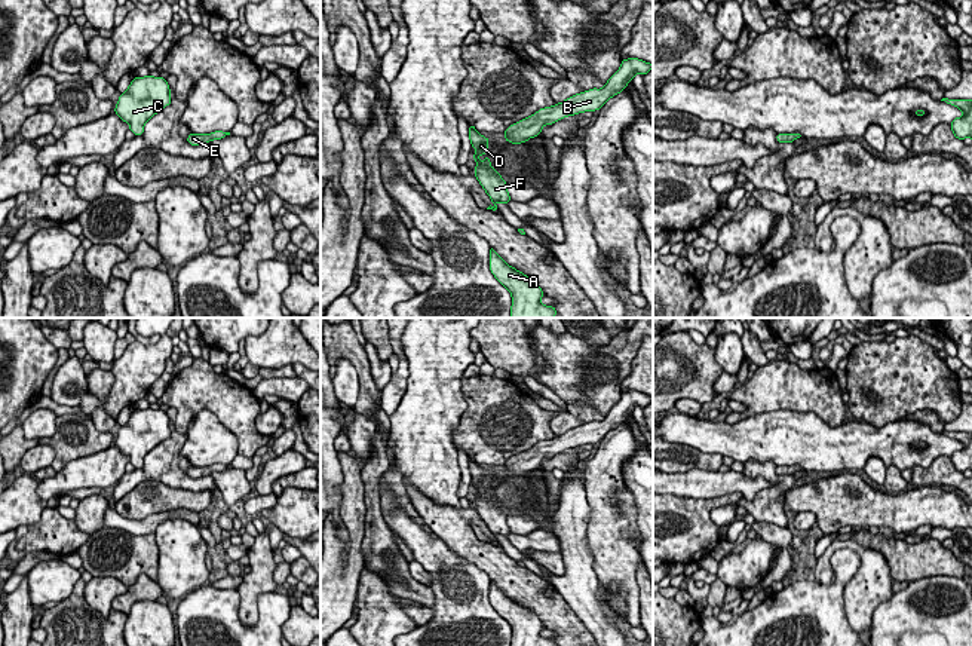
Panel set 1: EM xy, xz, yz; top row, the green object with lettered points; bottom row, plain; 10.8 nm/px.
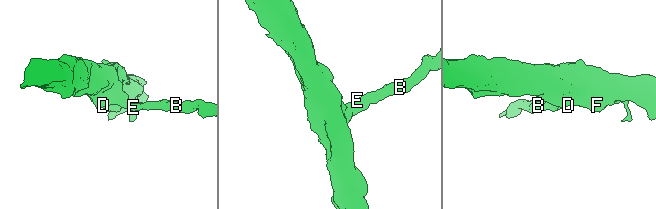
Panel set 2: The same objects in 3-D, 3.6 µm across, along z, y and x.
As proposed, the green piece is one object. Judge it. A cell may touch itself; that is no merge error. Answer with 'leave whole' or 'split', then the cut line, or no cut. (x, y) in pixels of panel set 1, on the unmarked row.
leave whole; no cut

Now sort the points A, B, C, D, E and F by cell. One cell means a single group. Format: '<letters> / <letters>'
A B C D E F

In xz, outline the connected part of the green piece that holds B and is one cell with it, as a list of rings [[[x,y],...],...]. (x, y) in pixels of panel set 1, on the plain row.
[[[638,391],[622,392],[620,401],[608,411],[602,422],[589,422],[567,431],[552,440],[540,441],[530,450],[525,450],[506,460],[505,472],[512,477],[521,477],[540,468],[545,457],[552,457],[567,448],[583,444],[601,443],[601,440],[614,428],[625,423],[626,417],[638,407],[647,407],[653,397]]]

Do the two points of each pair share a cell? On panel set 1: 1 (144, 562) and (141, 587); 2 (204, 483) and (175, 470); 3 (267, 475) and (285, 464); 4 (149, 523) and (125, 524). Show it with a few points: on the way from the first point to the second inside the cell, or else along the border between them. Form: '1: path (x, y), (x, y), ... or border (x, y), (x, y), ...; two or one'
1: border (155, 579), (141, 573), (128, 587); two
2: path (196, 483), (189, 483), (183, 477); one
3: path (272, 471), (281, 465); one
4: path (143, 524), (131, 524); one

